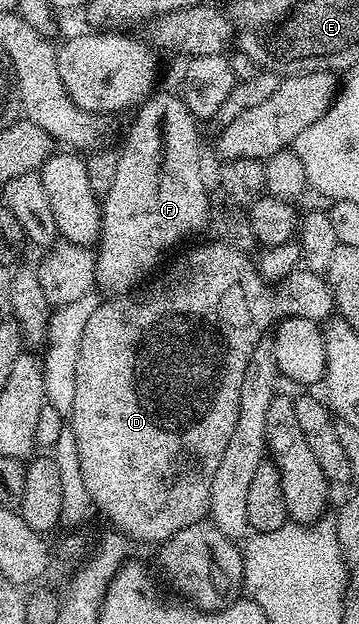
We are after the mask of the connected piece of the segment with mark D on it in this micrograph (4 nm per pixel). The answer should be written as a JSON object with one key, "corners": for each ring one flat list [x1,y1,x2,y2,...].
{"corners":[[208,244,185,254,145,295,141,302,133,296,113,296,102,301,92,312,87,326,83,330,79,343,78,364,75,365,74,407,67,419,68,429,75,432,75,448,79,448,79,472,83,472,83,484,87,484,90,503,105,513,112,529,126,539,137,542,160,544,171,536,191,528,191,524,202,521,208,515,211,500,211,479,219,468,219,460,235,429,235,420,239,420,239,388,243,388,243,372,247,372,247,360,251,352,270,333,271,327,283,318,306,318,321,324,334,313,333,297,324,277,310,270,298,268,292,274,272,286,261,277,260,270,246,255,229,246]]}

